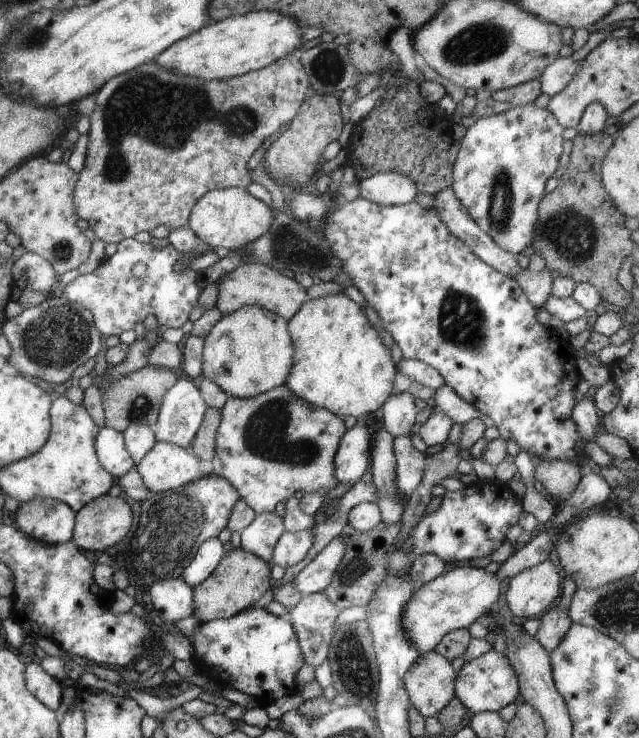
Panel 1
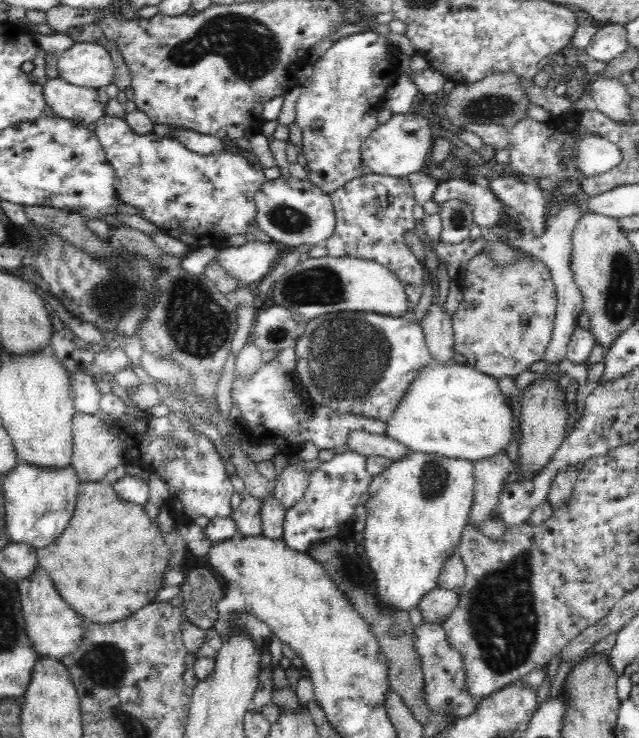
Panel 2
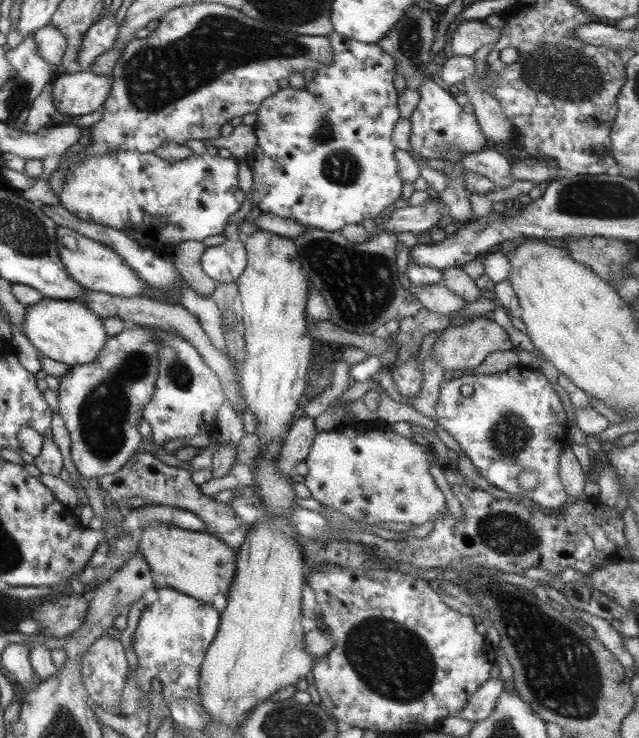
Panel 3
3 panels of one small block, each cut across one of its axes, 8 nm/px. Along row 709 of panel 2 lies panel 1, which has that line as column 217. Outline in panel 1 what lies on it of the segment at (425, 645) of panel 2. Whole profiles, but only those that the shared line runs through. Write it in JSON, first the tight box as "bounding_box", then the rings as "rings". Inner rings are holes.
{"bounding_box":[210,383,345,514],"rings":[[[285,383],[249,398],[228,396],[224,408],[220,410],[220,423],[217,427],[217,432],[215,432],[215,450],[213,450],[213,458],[210,460],[211,471],[213,474],[225,478],[237,490],[239,499],[243,499],[245,504],[248,504],[249,508],[252,508],[256,514],[273,512],[273,508],[275,508],[277,502],[285,502],[288,498],[295,496],[299,492],[317,492],[317,494],[326,497],[327,492],[337,486],[337,480],[333,478],[333,459],[339,440],[345,431],[343,420],[339,416],[335,416],[335,414],[325,410],[325,408],[309,405],[305,400],[293,396]]]}

